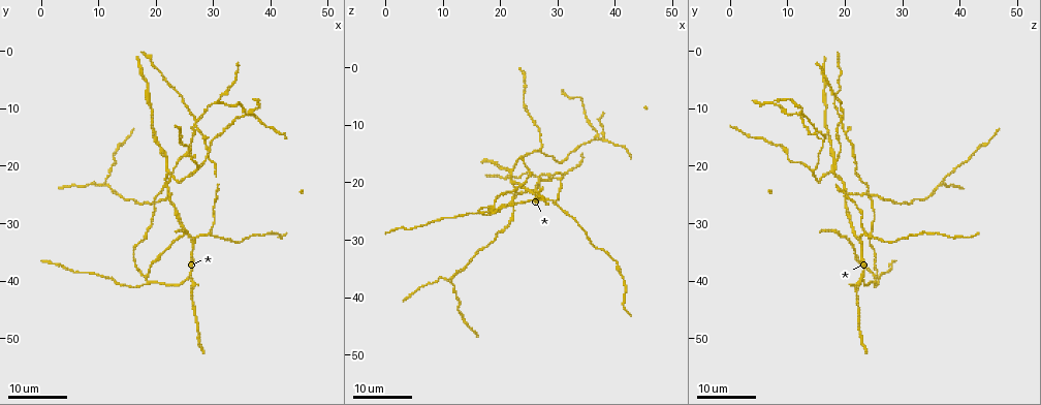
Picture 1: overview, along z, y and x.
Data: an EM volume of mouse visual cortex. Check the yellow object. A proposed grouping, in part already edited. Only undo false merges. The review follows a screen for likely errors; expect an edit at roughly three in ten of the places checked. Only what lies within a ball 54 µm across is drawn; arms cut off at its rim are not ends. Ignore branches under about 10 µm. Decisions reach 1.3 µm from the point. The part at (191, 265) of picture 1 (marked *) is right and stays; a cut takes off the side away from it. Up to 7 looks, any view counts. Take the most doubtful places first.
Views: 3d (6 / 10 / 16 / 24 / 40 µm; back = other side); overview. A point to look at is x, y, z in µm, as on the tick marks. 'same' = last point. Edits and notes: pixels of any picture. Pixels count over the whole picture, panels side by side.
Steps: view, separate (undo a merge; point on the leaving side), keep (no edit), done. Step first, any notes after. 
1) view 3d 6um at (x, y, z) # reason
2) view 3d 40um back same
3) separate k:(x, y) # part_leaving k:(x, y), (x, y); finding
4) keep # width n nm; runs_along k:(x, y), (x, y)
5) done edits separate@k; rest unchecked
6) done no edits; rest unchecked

view 3d 16um at (27.0, 12.0, 19.0) # looks like a crossing

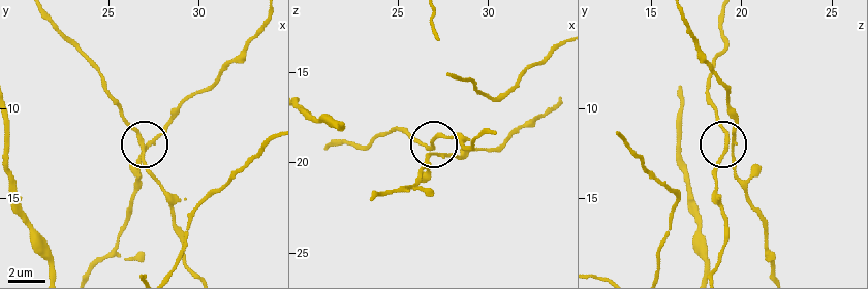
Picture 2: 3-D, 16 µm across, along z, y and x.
view 3d 6um at (27.2, 11.9, 19.4)

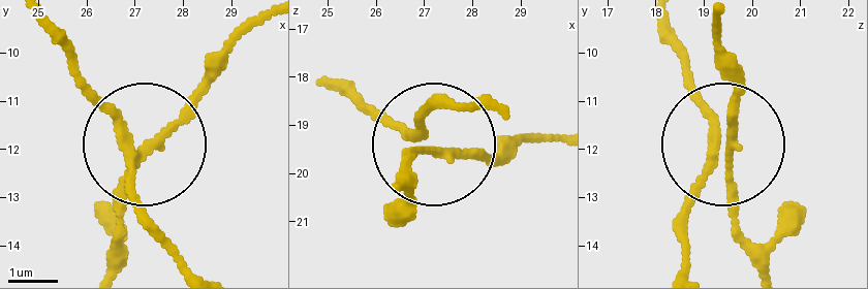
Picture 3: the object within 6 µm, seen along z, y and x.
keep # side_arm 15 um; runs_along 3:(763, 267), (725, 157), (738, 62); one cell here

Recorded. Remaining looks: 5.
view 3d 16um at (26.0, 39.5, 23.0) # branch point

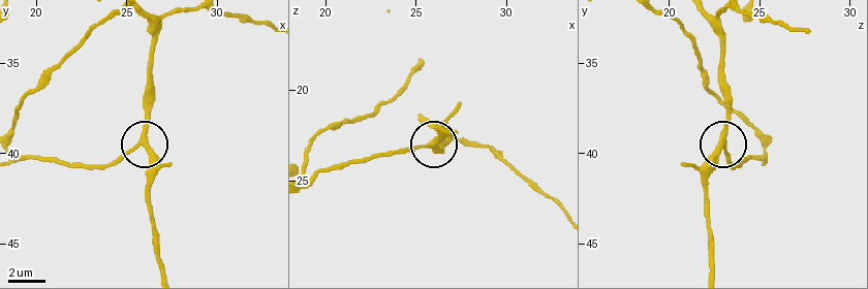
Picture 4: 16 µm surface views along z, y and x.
view 3d 6um at (26.0, 39.6, 22.8)

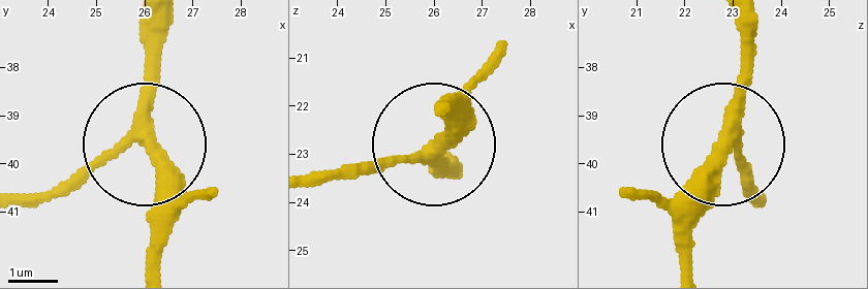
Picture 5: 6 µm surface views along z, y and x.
keep # runs_along 5:(150, 35), (162, 249); all the same cell

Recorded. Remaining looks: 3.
view 3d 16um at (18.0, 39.0, 25.5) # side arm on a straight run

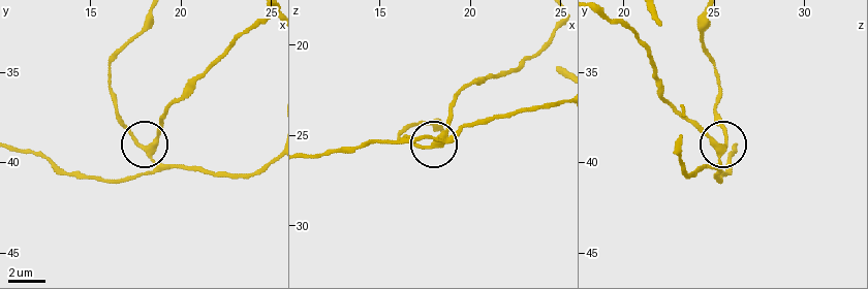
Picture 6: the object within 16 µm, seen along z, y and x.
view 3d 10um at (18.3, 39.1, 25.3)

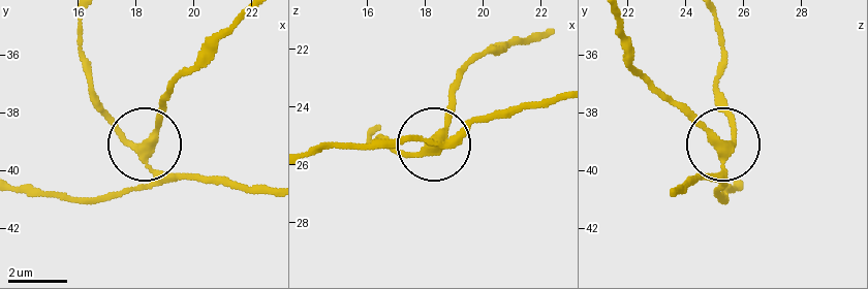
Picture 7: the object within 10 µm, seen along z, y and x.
keep # arms 3; runs_along 7:(267, 187), (178, 180), (155, 169), (143, 139), (167, 93); one cell here

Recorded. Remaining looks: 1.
done no edits; rest unchecked

